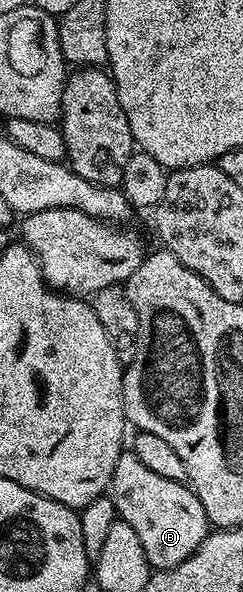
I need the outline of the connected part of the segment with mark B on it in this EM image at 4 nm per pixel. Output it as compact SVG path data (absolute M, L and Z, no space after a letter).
M131 450L121 451L114 466L110 495L116 515L127 522L138 534L142 550L146 550L149 569L173 568L190 558L202 546L210 525L202 502L187 483L162 478L147 466L142 466Z

